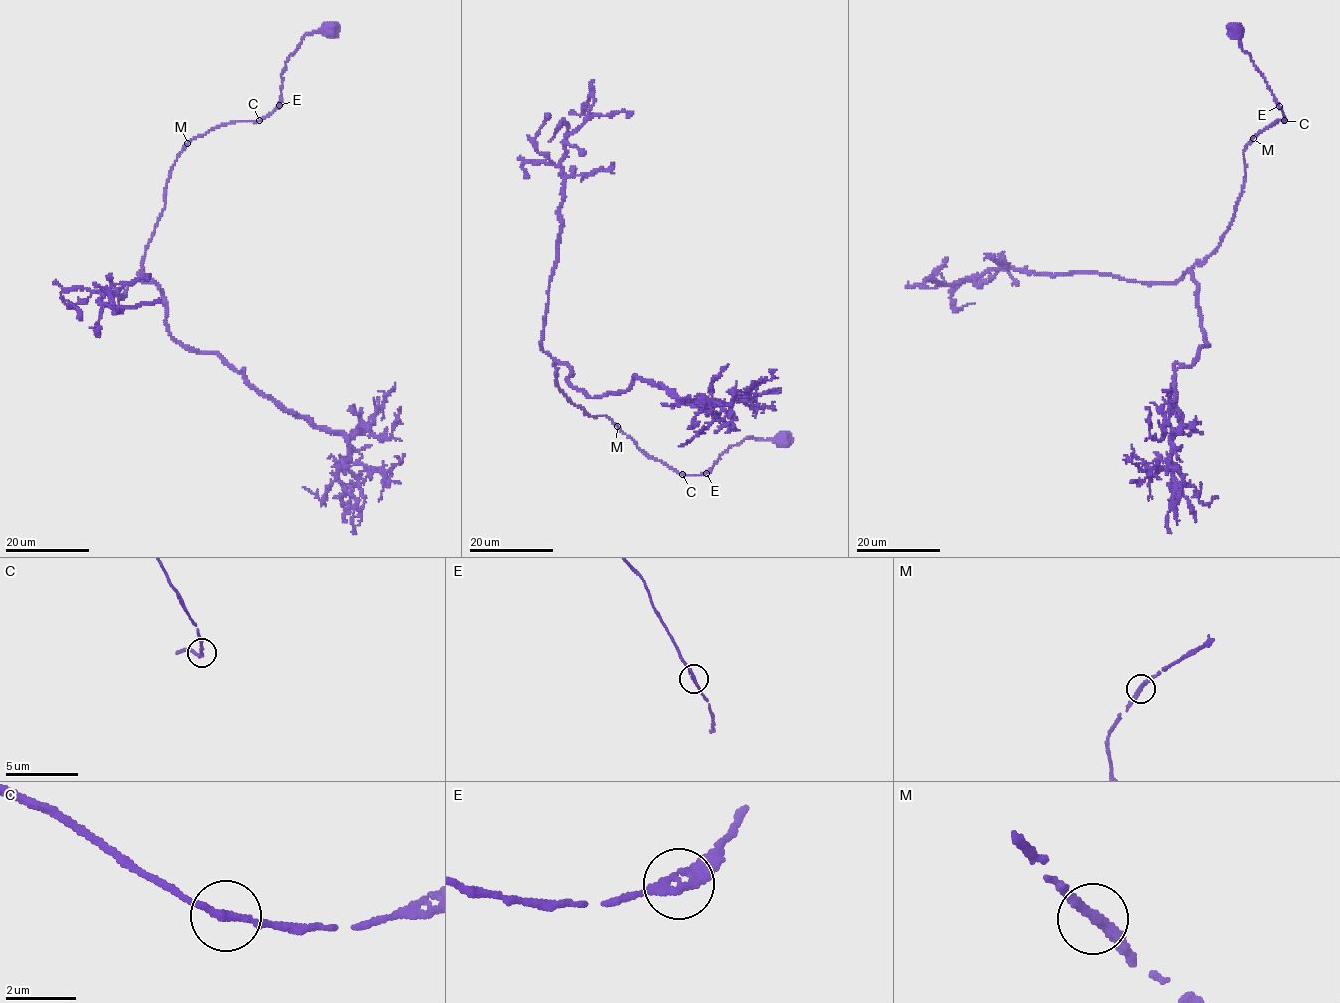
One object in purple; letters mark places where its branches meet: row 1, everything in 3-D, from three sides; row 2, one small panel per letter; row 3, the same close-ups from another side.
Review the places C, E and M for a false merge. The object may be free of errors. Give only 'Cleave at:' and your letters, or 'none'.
Cleave at: none

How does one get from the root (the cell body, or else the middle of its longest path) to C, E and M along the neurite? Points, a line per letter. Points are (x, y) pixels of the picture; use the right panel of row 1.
C: (1233, 30), (1241, 32), (1241, 49), (1249, 55), (1264, 78), (1284, 120)
E: (1233, 30), (1241, 32), (1241, 49), (1249, 55), (1279, 106)
M: (1233, 30), (1241, 32), (1241, 49), (1249, 55), (1264, 78), (1284, 115), (1284, 121), (1279, 119), (1253, 138)

